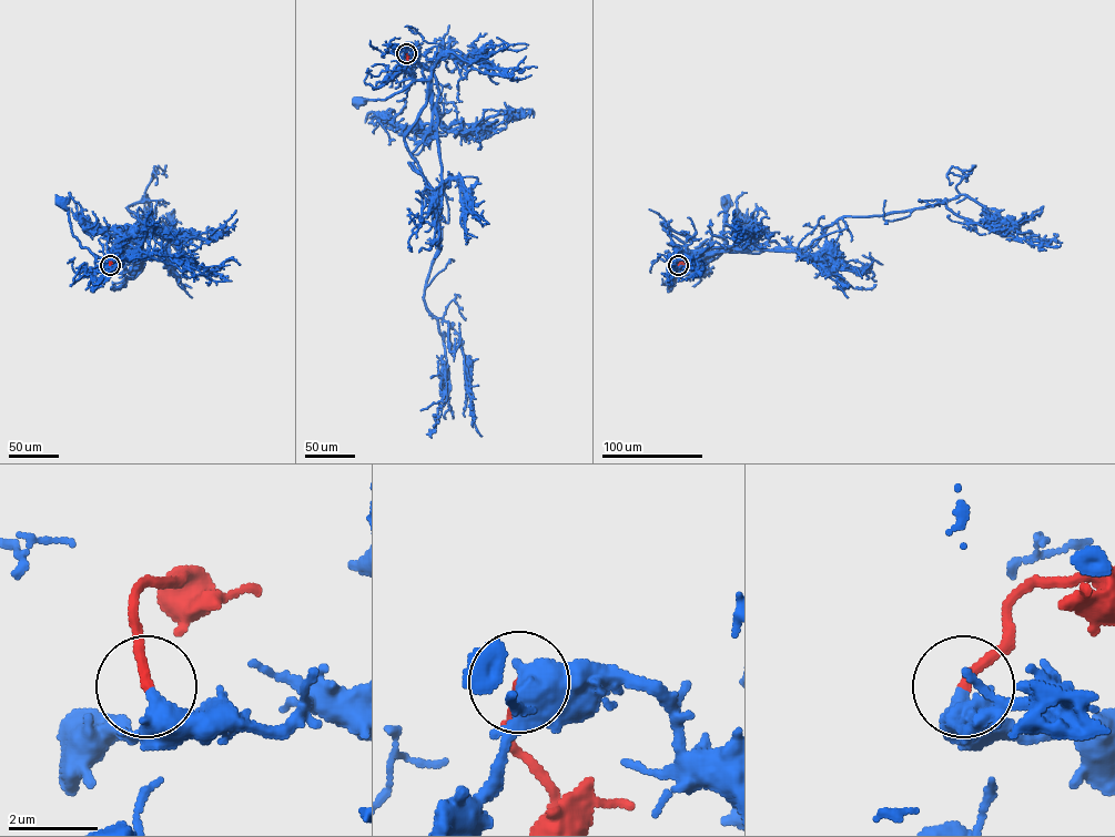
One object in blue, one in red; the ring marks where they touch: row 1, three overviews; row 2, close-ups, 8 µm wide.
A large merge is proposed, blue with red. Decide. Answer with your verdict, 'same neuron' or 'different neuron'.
same neuron

